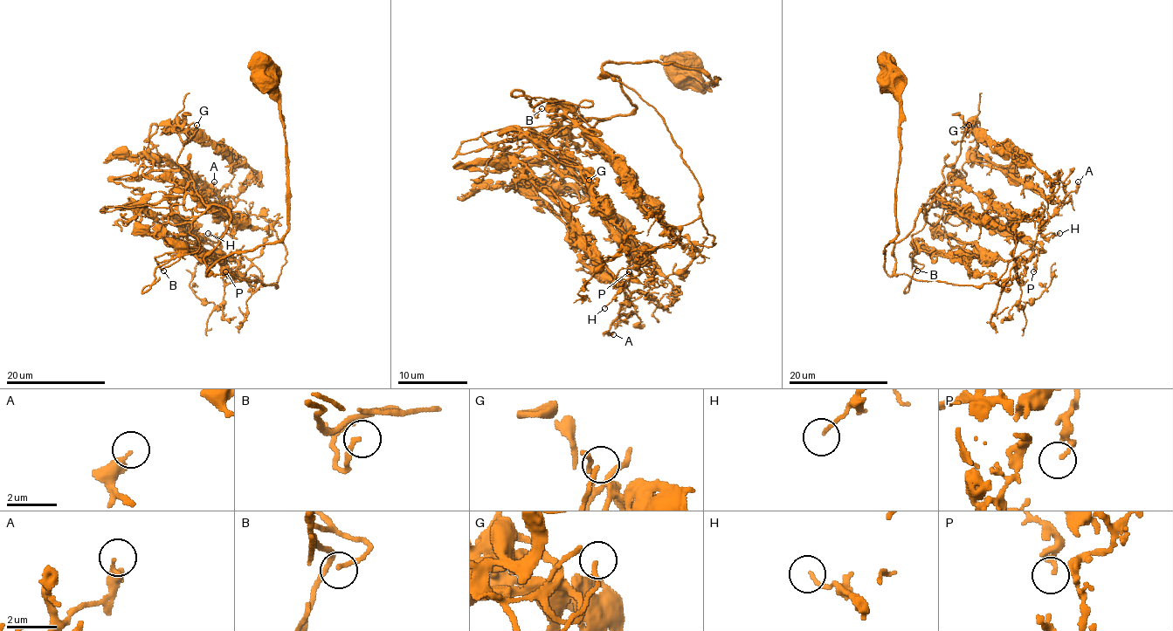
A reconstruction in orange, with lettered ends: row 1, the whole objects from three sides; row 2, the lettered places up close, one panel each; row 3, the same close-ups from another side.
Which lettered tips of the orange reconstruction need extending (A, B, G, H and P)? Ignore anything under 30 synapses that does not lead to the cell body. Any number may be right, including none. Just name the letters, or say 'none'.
B

